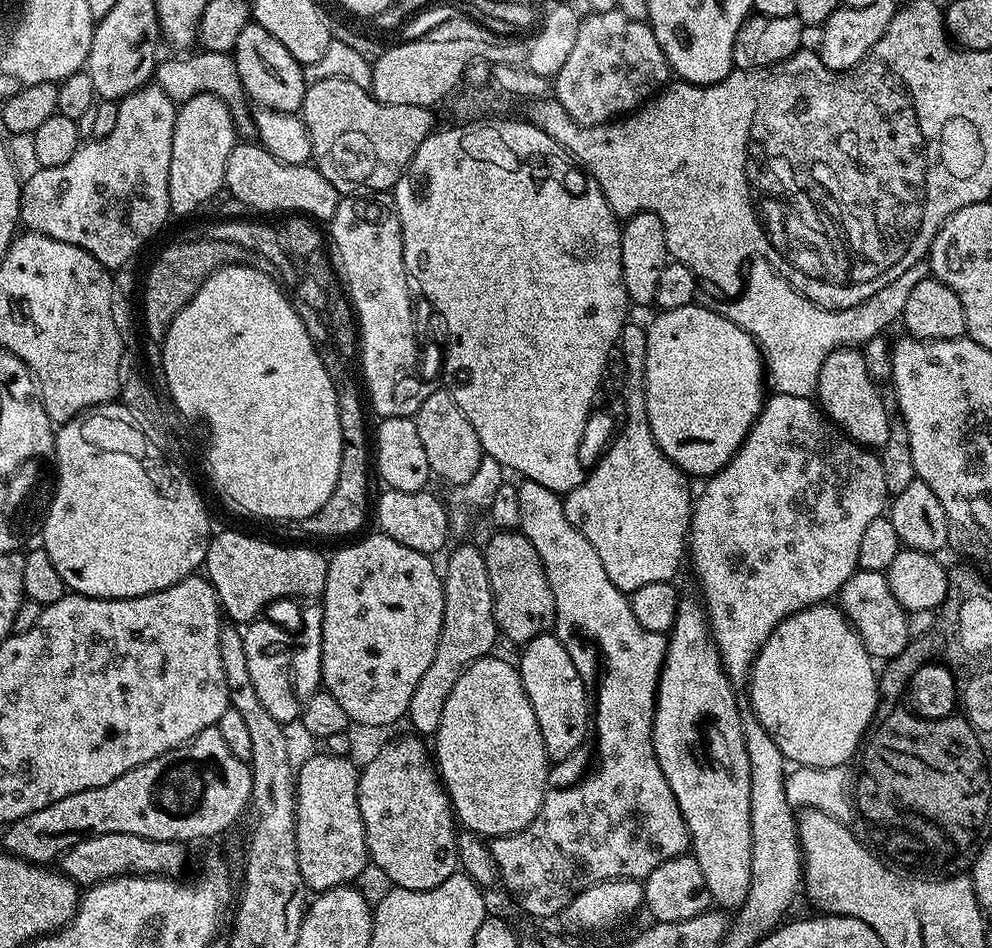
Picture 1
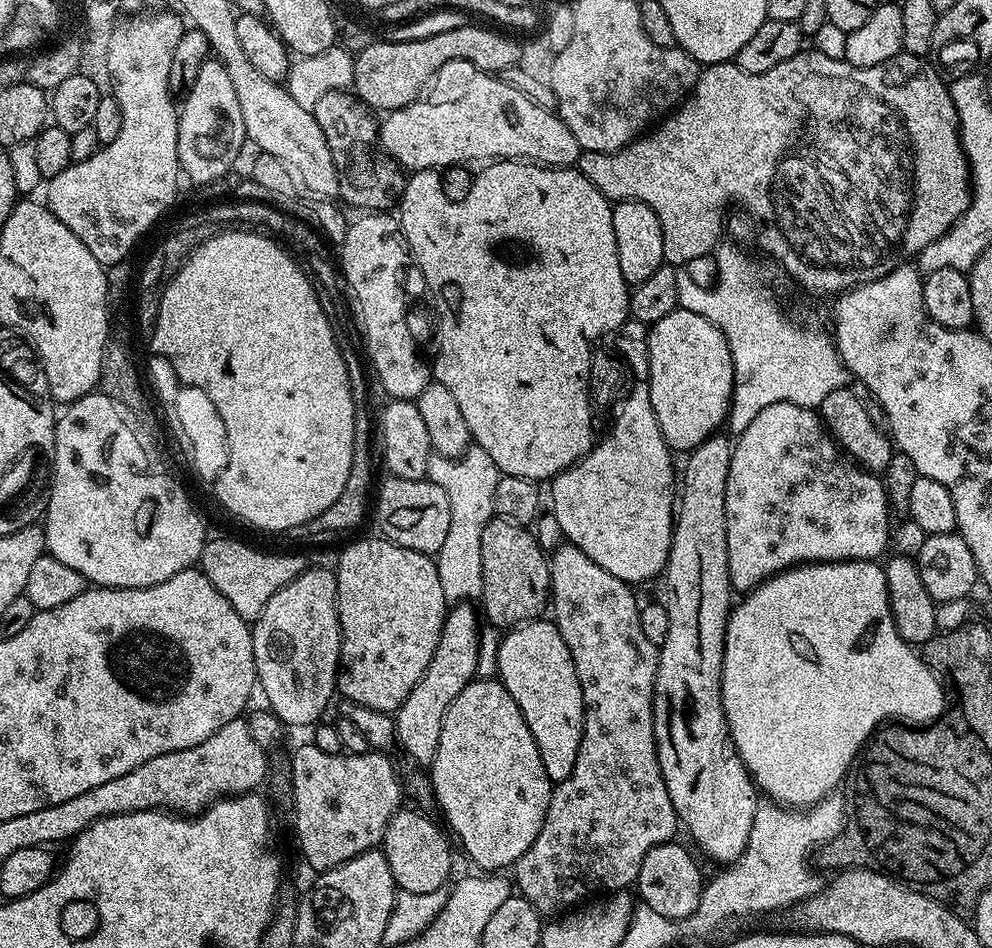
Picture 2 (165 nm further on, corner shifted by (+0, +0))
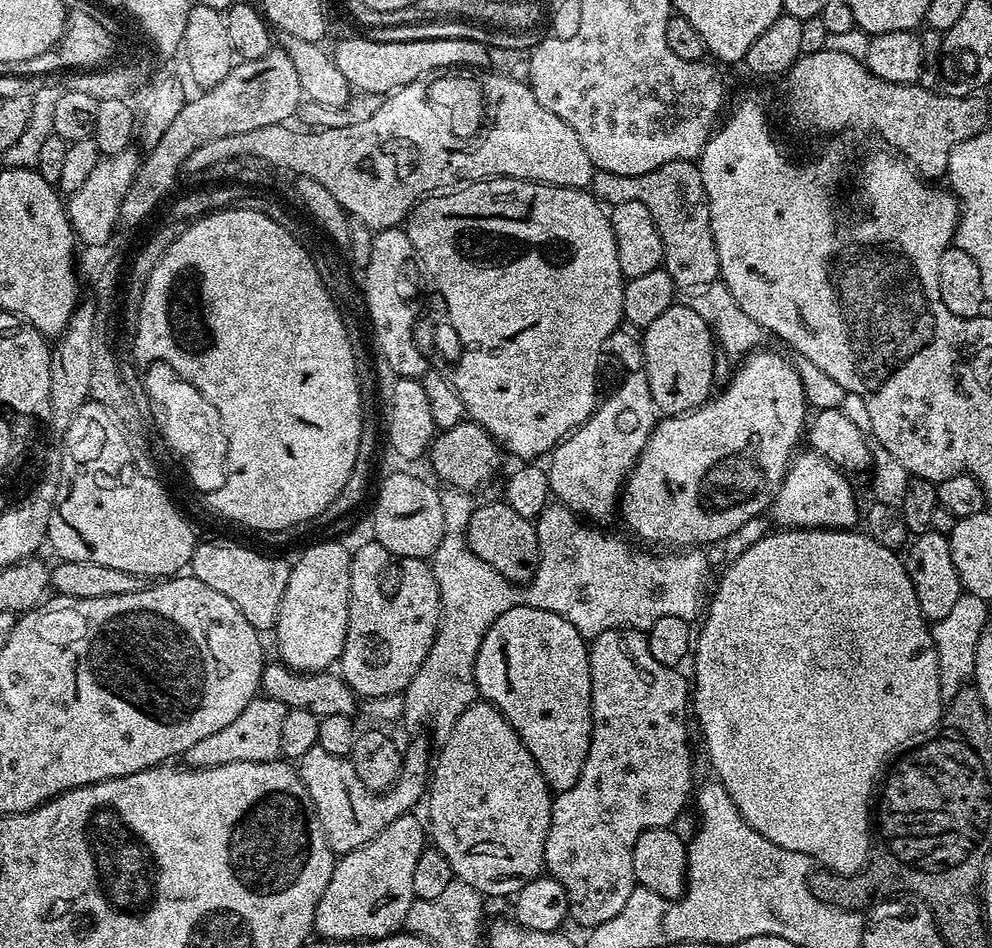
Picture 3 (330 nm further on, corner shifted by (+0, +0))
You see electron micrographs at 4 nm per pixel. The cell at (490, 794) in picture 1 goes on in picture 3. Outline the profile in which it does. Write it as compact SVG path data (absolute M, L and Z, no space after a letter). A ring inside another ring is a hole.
M477 702L469 706L458 718L458 722L448 733L448 741L439 749L440 757L435 757L434 767L430 772L430 787L426 792L430 840L439 852L450 862L455 879L468 883L474 890L488 898L508 898L525 888L531 880L541 875L544 868L544 843L548 837L548 827L552 817L553 793L544 781L536 759L528 753L528 748L520 741L520 736L508 725L508 720L498 711L494 704Z

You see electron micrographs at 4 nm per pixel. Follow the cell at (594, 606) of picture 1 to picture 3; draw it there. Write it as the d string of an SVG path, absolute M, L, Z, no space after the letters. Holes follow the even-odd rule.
M611 628L606 630L602 634L591 637L590 647L588 650L588 657L590 658L590 678L592 679L592 741L588 747L588 757L584 759L584 765L580 771L580 777L576 779L576 785L573 788L568 788L565 792L559 793L553 799L552 802L552 817L550 818L550 826L548 827L548 837L544 843L544 868L546 869L547 875L553 876L560 885L566 890L566 898L568 899L568 910L571 919L577 920L578 923L584 927L584 930L591 930L597 928L602 922L606 922L610 918L614 918L614 914L618 914L618 910L622 910L622 906L626 906L626 898L630 898L630 894L633 889L637 887L636 875L632 869L632 855L634 854L634 842L638 839L642 833L651 828L667 828L675 825L676 815L684 808L684 803L689 803L690 793L693 791L692 788L692 752L688 749L688 716L690 712L690 684L684 681L683 671L675 668L667 668L662 666L662 662L657 662L654 658L654 654L650 654L650 646L648 645L647 635L643 631L634 628Z

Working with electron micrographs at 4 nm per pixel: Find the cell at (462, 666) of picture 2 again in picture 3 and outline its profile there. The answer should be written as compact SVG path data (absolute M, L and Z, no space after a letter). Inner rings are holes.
M412 744L409 748L406 748L402 756L402 767L399 776L396 777L396 783L379 794L371 792L362 782L362 778L358 778L351 759L326 754L326 750L322 750L318 746L306 750L306 754L298 762L300 781L304 783L313 804L316 805L316 816L320 819L320 829L324 831L324 837L328 839L328 844L332 847L333 853L353 852L354 849L361 848L364 844L369 844L383 828L390 826L390 822L394 822L402 815L411 813L413 811L412 807L419 800L421 803L425 799L426 789L430 784L429 745L425 744Z

